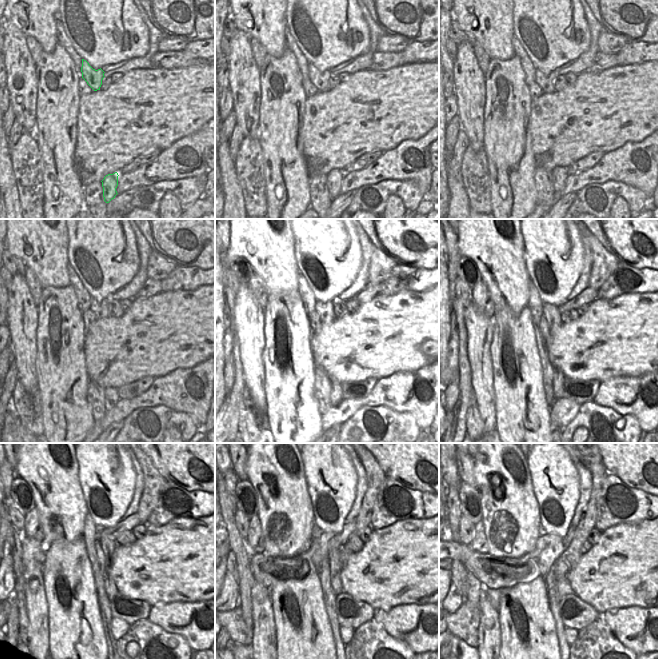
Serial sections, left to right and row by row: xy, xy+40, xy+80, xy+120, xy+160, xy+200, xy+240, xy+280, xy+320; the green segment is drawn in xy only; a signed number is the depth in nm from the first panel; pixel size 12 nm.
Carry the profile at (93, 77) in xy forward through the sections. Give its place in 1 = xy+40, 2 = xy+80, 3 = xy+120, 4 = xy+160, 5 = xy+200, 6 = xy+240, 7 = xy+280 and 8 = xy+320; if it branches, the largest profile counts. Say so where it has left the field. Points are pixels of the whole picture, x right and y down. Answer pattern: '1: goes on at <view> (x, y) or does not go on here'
1: goes on at xy+40 (319, 79)
2: goes on at xy+80 (546, 82)
3: goes on at xy+120 (100, 309)
4: goes on at xy+160 (325, 310)
5: goes on at xy+200 (550, 311)
6: goes on at xy+240 (108, 547)
7: goes on at xy+280 (334, 554)
8: goes on at xy+320 (560, 568)

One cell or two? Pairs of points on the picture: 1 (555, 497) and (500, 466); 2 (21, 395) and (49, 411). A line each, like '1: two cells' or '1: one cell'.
1: two cells
2: two cells

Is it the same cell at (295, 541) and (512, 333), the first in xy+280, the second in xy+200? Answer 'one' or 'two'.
two

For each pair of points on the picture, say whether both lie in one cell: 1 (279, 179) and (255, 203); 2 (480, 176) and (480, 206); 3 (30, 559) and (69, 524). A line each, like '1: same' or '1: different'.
1: different
2: same
3: different

